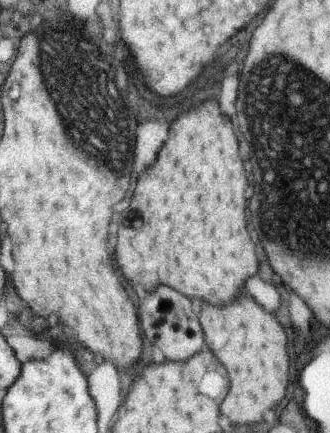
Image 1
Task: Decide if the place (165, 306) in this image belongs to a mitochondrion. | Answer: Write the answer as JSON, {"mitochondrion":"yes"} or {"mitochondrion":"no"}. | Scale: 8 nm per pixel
{"mitochondrion":"no"}

